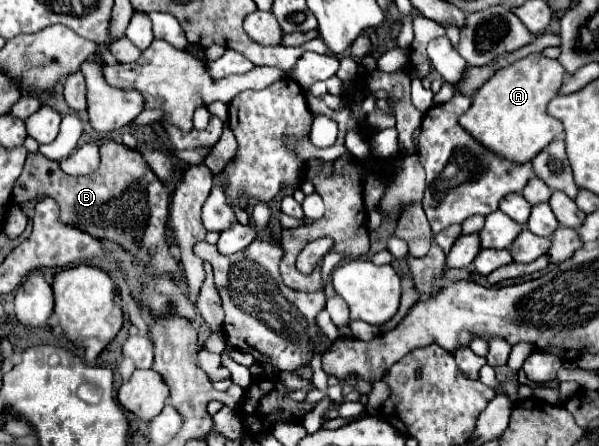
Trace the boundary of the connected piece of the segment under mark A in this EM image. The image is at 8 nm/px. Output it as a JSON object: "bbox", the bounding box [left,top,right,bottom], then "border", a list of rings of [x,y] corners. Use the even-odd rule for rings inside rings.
{"bbox":[459,54,563,162],"border":[[[531,54],[507,68],[499,68],[495,76],[475,92],[473,104],[459,118],[459,124],[479,140],[479,144],[487,146],[493,154],[499,154],[499,158],[507,158],[509,162],[529,162],[549,142],[563,136],[563,124],[545,112],[547,104],[559,94],[563,74],[563,66],[543,54]]]}

